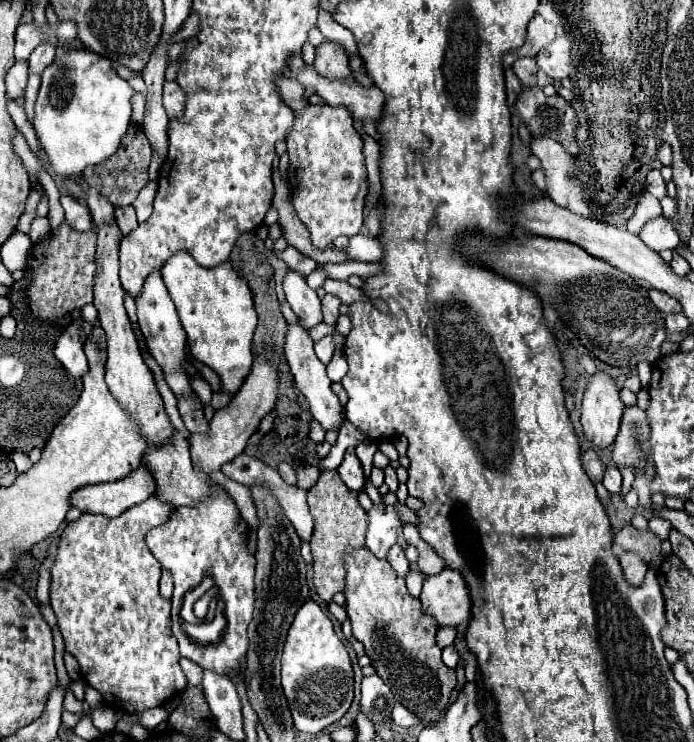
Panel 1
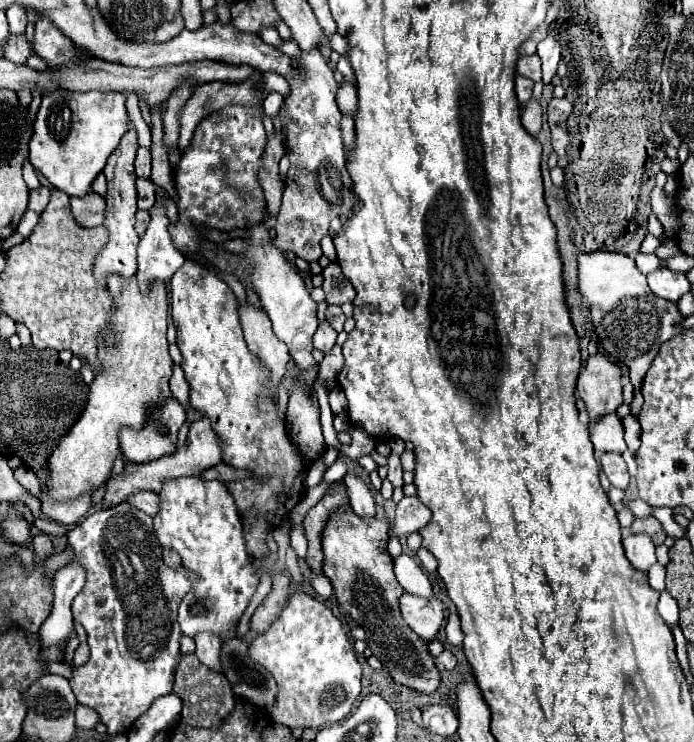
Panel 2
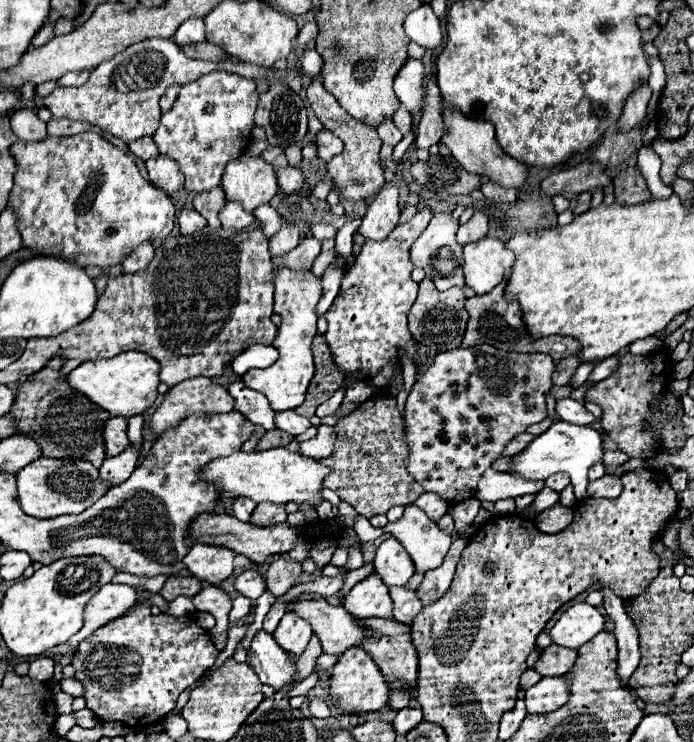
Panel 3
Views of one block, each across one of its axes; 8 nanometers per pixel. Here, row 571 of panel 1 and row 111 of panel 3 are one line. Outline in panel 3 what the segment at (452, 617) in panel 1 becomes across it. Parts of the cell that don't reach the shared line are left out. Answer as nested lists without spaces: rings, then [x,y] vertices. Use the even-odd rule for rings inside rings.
[[[442,100],[442,114],[444,114],[444,130],[446,130],[442,144],[446,144],[450,148],[452,158],[456,158],[462,168],[466,168],[472,174],[488,176],[490,182],[496,182],[504,188],[522,188],[526,184],[526,180],[528,180],[526,166],[514,158],[510,158],[508,154],[504,154],[500,144],[496,142],[494,126],[490,122],[470,120],[464,114],[460,114],[458,110],[454,110],[452,106],[448,106],[444,100]]]

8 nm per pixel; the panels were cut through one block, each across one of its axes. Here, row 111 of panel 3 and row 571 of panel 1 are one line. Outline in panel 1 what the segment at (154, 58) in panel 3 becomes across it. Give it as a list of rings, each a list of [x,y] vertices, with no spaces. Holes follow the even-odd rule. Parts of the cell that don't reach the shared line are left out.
[[[150,496],[144,504],[136,504],[116,518],[82,514],[64,528],[58,554],[50,568],[50,606],[56,612],[66,650],[78,660],[84,680],[104,696],[104,702],[116,710],[120,704],[120,710],[128,714],[138,714],[164,704],[180,694],[186,684],[186,676],[178,666],[178,644],[170,632],[170,600],[158,590],[162,568],[148,552],[144,540],[144,534],[150,528],[164,524],[172,510],[170,504]]]

